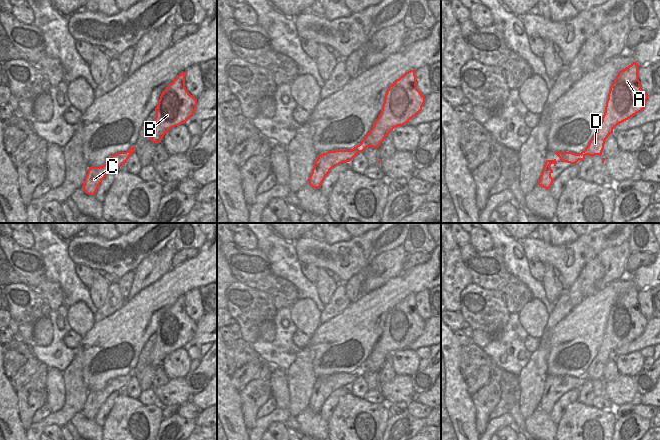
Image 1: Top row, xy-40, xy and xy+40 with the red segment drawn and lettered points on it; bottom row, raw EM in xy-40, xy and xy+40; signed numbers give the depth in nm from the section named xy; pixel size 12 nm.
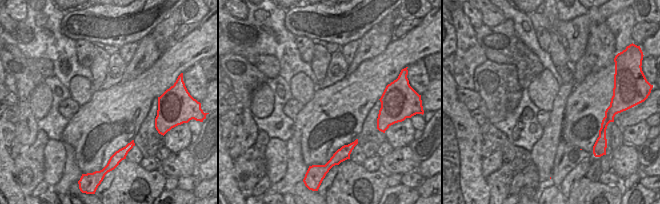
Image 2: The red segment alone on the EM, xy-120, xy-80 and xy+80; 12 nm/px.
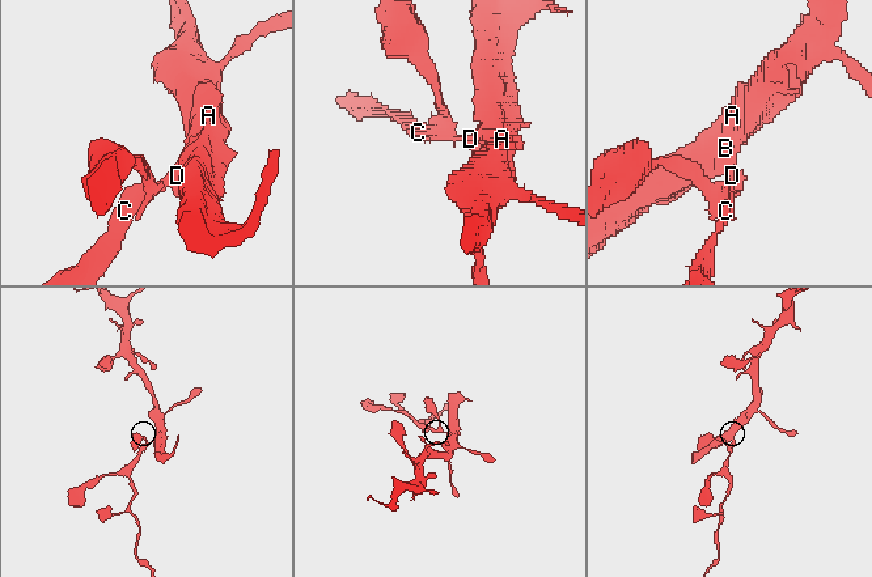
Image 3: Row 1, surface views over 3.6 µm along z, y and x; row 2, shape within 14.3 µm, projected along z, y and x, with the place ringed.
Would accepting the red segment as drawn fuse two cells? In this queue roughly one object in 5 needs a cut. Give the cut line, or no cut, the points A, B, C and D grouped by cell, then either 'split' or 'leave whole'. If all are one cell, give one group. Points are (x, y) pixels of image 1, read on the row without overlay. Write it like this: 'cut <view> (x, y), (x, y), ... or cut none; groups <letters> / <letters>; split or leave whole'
cut none; groups A B C D; leave whole

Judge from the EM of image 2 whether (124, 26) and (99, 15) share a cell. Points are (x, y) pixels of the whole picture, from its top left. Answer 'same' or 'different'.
same

